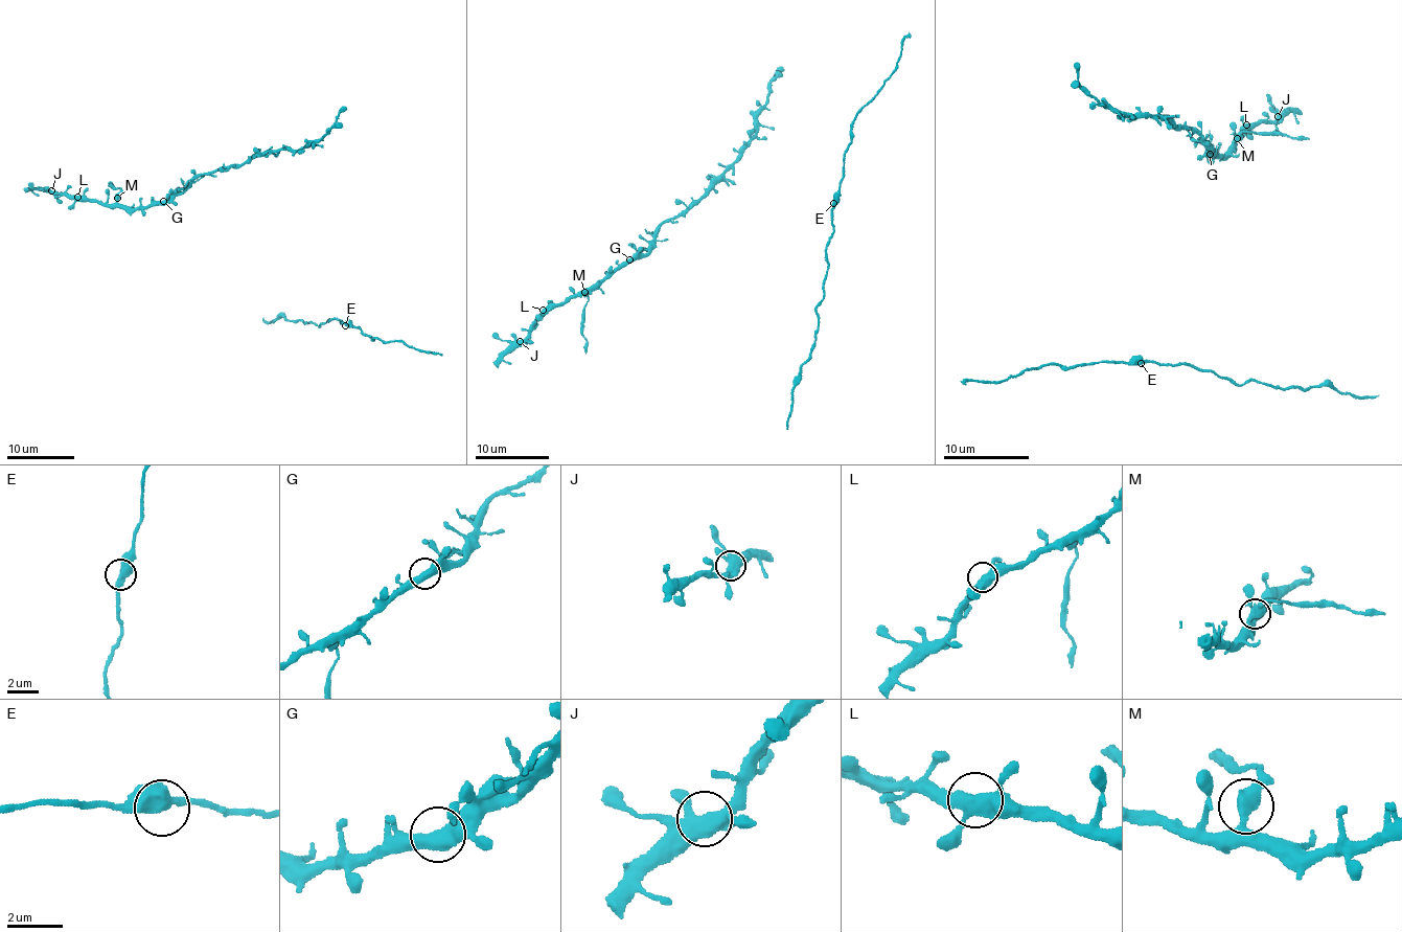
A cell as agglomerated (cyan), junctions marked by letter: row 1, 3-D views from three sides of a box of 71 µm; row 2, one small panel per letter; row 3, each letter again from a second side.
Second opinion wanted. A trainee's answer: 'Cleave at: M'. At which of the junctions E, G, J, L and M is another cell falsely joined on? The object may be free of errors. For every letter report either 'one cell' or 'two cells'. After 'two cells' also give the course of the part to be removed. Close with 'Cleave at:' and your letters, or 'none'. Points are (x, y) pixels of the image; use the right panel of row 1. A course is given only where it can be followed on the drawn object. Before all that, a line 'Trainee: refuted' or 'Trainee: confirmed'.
Trainee: confirmed
E: one cell
G: one cell
J: one cell
L: one cell
M: two cells; course (1237, 139), (1242, 132), (1309, 139)
Cleave at: M

